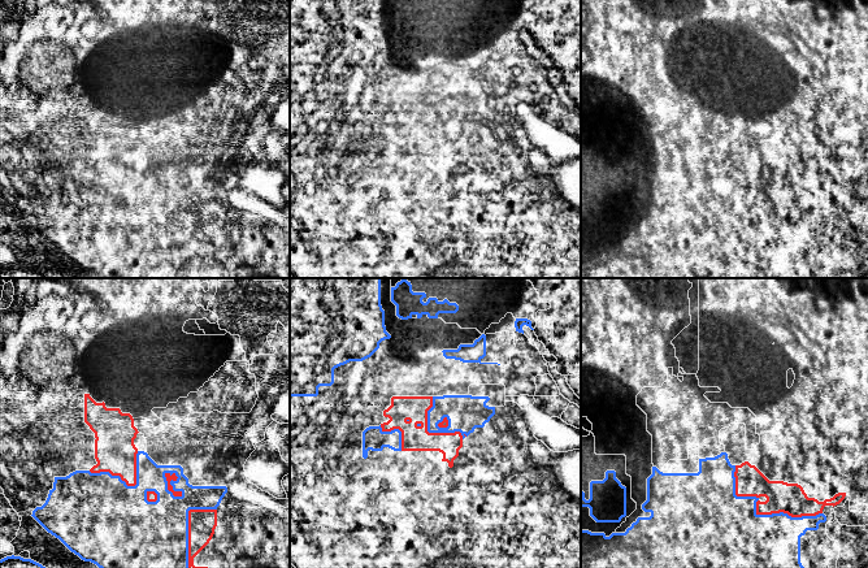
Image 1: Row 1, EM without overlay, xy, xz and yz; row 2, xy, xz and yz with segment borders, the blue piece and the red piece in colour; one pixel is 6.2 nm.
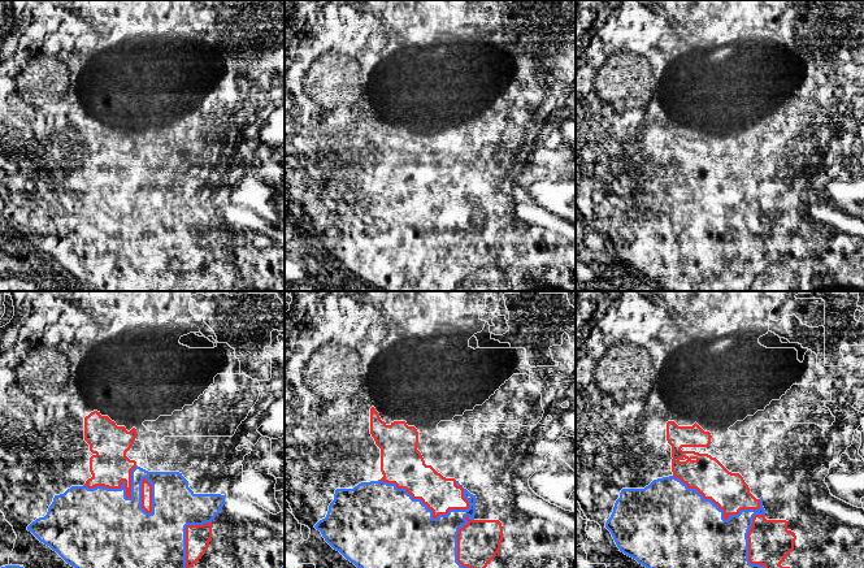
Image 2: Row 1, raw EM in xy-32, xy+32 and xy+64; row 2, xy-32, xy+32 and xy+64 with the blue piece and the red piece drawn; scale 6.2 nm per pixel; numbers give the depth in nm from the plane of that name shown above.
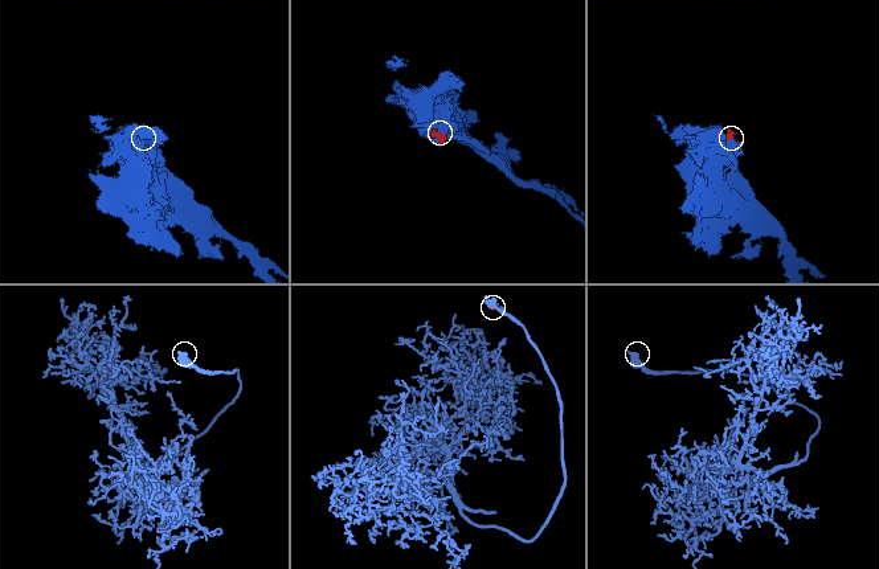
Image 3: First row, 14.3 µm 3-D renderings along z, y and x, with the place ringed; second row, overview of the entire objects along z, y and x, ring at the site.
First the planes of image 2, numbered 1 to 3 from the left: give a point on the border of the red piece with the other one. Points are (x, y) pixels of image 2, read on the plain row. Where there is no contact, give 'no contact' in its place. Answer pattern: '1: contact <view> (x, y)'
1: contact xy-32 (124, 195)
2: contact xy+32 (426, 215)
3: contact xy+64 (719, 217)

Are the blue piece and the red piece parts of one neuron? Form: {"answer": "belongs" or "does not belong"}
{"answer": "does not belong"}

